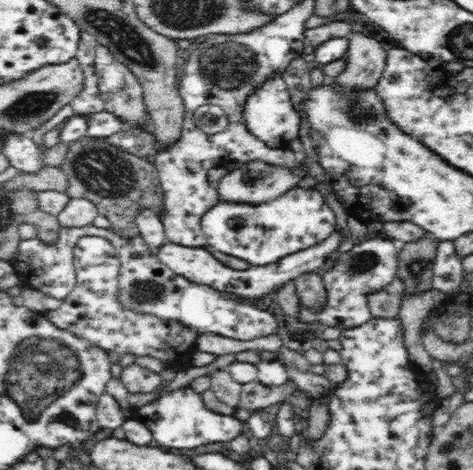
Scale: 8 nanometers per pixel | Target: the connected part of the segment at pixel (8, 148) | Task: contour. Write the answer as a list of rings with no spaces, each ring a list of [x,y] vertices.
[[[6,134],[2,140],[3,153],[9,164],[18,169],[20,173],[36,174],[46,166],[45,158],[39,146],[34,144],[30,135],[27,134]]]

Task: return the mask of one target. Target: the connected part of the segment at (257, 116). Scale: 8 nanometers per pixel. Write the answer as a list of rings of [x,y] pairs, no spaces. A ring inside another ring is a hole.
[[[272,73],[246,99],[244,121],[246,121],[248,133],[252,133],[256,139],[265,143],[270,149],[288,150],[290,142],[299,138],[300,120],[300,114],[294,109],[290,93],[280,73]]]

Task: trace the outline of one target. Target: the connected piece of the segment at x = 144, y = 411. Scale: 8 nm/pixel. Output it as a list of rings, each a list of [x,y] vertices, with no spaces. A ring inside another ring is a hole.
[[[191,387],[164,393],[151,403],[130,410],[130,416],[146,425],[152,433],[154,444],[166,448],[196,448],[202,444],[223,442],[236,438],[241,433],[242,422],[234,414],[224,415],[208,409],[202,403],[202,396]]]

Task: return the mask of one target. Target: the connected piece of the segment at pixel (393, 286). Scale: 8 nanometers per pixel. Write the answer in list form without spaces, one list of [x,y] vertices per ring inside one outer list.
[[[400,278],[394,279],[386,288],[366,294],[372,317],[393,319],[398,316],[404,298],[404,283]]]

